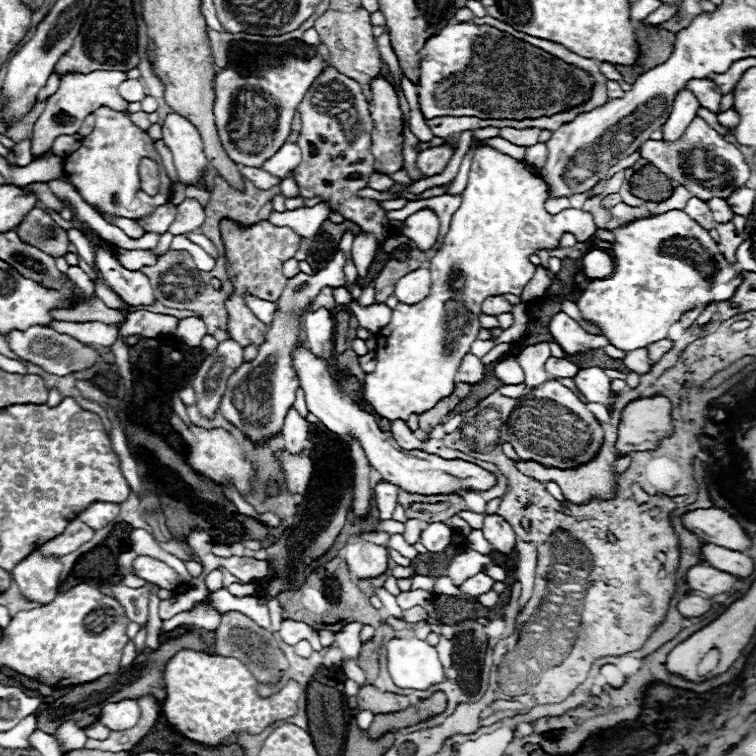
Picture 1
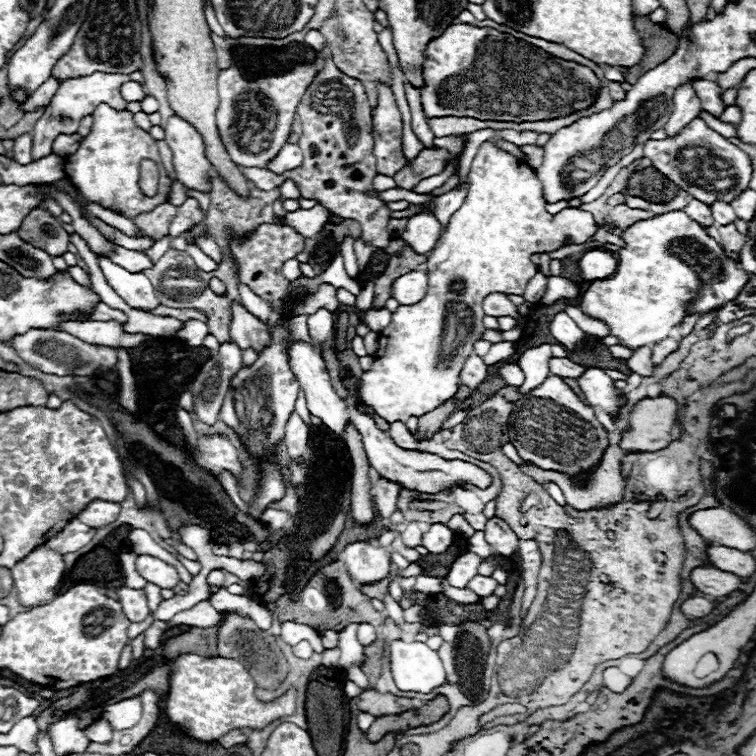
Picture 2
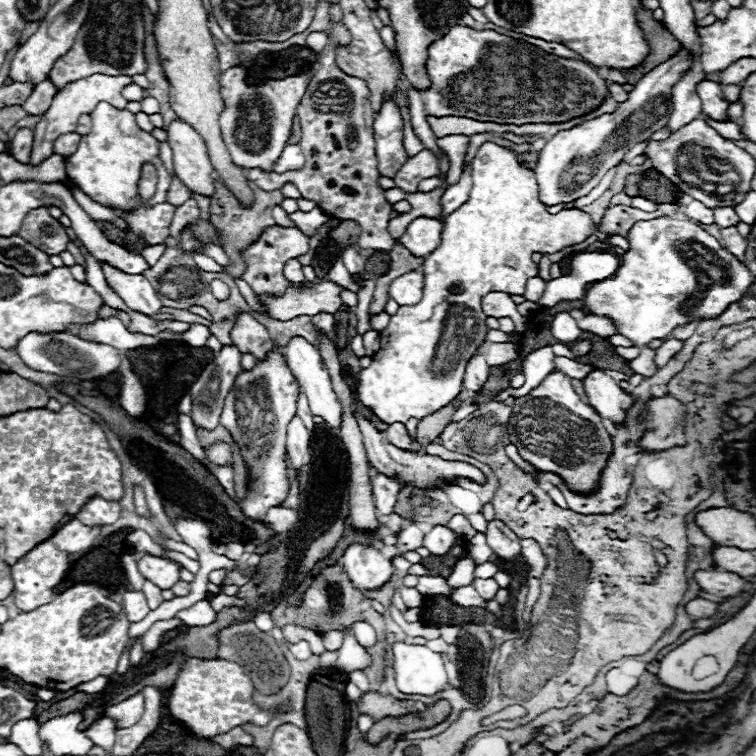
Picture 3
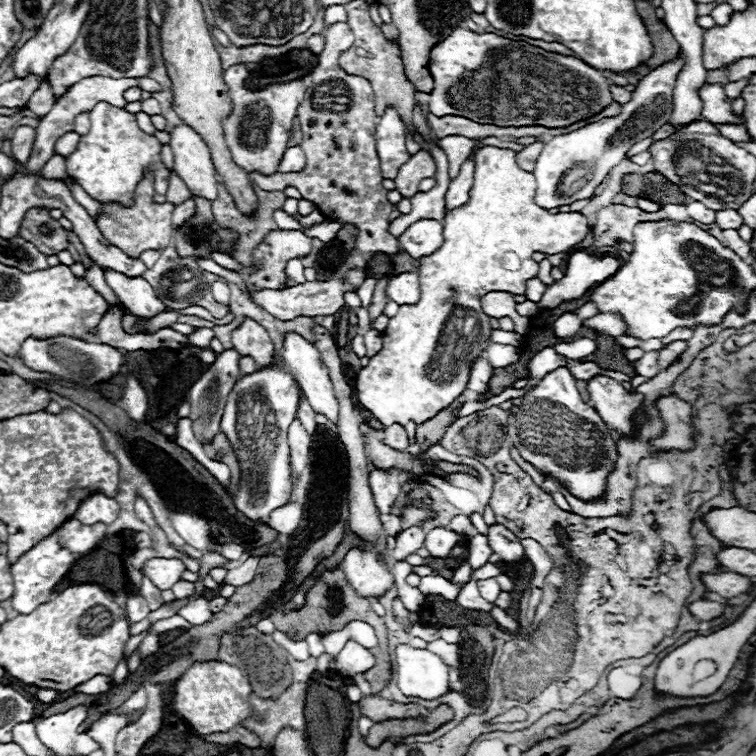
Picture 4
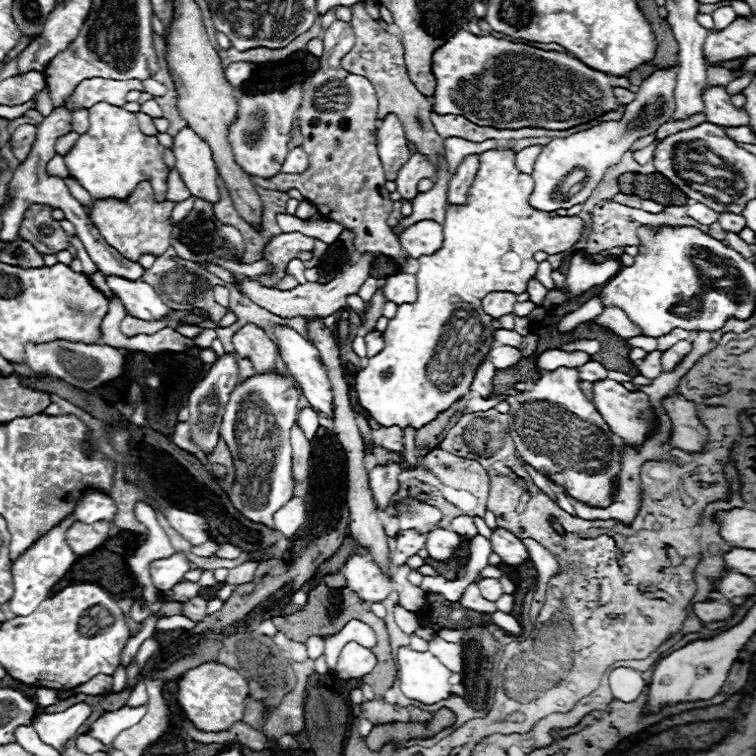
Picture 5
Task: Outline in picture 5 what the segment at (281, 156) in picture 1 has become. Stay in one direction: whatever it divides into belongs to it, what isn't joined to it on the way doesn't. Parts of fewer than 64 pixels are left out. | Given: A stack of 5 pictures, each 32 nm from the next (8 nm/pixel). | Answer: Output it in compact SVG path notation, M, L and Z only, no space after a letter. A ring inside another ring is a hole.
M294 148L288 152L286 162L282 166L284 174L300 174L308 168L308 154L302 148Z

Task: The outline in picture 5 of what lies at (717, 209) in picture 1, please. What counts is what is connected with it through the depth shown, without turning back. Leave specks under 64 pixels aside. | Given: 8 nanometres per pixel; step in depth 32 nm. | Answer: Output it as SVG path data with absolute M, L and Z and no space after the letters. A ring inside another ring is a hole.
M720 214L720 216L718 216L718 222L720 222L720 226L722 226L726 232L736 232L736 234L740 234L740 230L746 228L746 220L744 220L744 216L740 216L740 214Z

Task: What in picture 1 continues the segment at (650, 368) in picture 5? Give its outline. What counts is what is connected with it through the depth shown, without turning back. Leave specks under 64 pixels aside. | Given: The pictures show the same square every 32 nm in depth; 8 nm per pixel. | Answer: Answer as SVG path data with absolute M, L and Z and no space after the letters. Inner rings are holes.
M638 348L638 350L628 352L628 356L622 362L626 364L626 368L630 368L636 374L646 374L646 372L650 372L650 366L652 366L646 348Z

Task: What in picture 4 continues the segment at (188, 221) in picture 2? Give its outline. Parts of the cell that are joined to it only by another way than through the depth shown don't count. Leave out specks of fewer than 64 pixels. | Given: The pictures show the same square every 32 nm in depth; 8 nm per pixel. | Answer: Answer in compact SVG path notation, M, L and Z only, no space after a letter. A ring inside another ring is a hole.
M188 198L188 200L182 202L182 204L178 204L178 206L174 208L174 212L172 212L172 224L174 224L174 228L178 228L180 224L184 224L184 220L190 218L194 212L196 212L196 204L194 204L192 198Z

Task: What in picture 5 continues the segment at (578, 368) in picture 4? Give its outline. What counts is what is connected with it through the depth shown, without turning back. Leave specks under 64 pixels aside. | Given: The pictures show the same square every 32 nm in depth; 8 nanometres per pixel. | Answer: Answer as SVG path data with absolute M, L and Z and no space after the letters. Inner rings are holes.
M588 362L580 368L580 378L588 382L598 382L598 380L608 378L608 370L600 362Z

